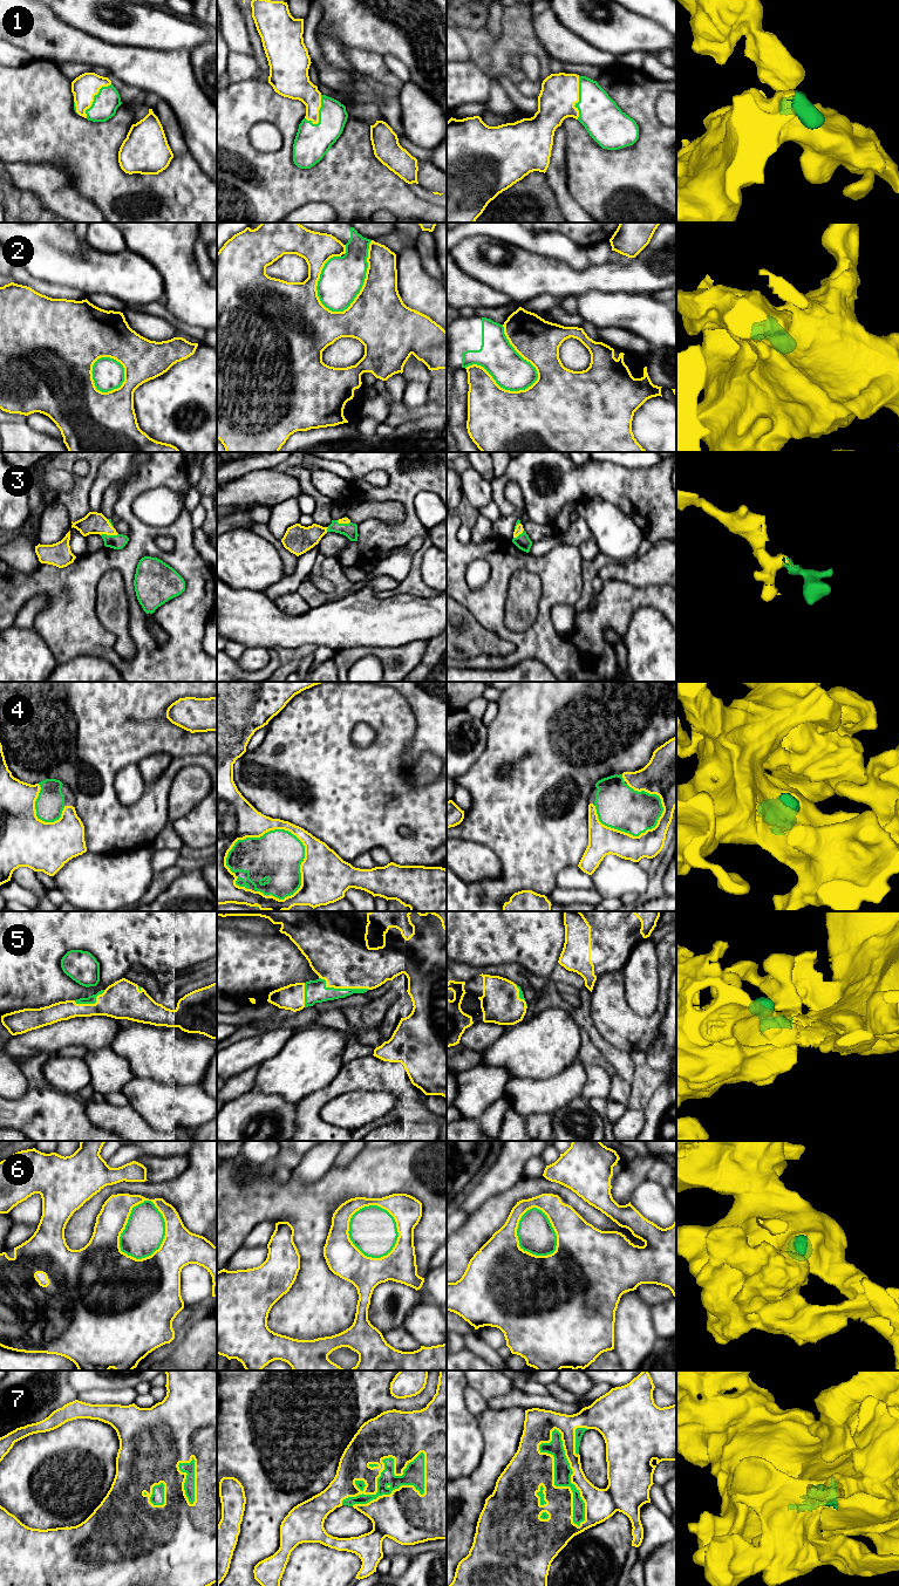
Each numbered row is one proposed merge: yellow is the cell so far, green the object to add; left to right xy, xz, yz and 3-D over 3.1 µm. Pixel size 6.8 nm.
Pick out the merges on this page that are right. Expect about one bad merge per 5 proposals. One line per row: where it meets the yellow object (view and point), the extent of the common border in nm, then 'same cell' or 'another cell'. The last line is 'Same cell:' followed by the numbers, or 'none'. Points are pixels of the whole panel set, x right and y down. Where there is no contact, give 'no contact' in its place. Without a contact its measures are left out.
1: contact yz (578, 97); length 300 nm; same cell
2: contact xz (363, 282); length 550 nm; another cell
3: contact xy (108, 534); length 130 nm; same cell
4: contact xz (259, 836); length 550 nm; same cell
5: contact xz (342, 988); length 360 nm; same cell
6: contact xy (165, 1235); length 420 nm; same cell
7: contact xz (383, 1465); length 650 nm; same cell
Same cell: 1, 3, 4, 5, 6, 7

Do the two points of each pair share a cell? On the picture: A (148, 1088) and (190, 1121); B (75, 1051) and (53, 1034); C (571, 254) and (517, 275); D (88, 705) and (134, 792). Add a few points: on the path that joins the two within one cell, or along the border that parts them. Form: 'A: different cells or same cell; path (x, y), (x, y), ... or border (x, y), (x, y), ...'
A: same cell; path (158, 1099), (165, 1106), (176, 1107), (179, 1111)
B: different cells; border (88, 1050), (82, 1046), (68, 1045), (58, 1053)
C: different cells; border (531, 252), (563, 260), (576, 268), (584, 268)
D: different cells; border (136, 763), (126, 765), (116, 774), (116, 795)

